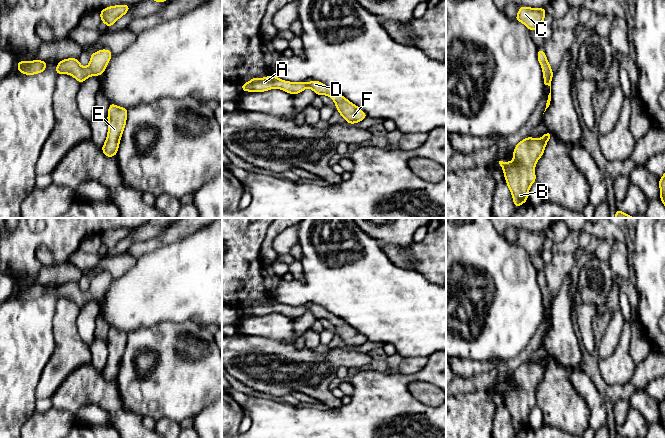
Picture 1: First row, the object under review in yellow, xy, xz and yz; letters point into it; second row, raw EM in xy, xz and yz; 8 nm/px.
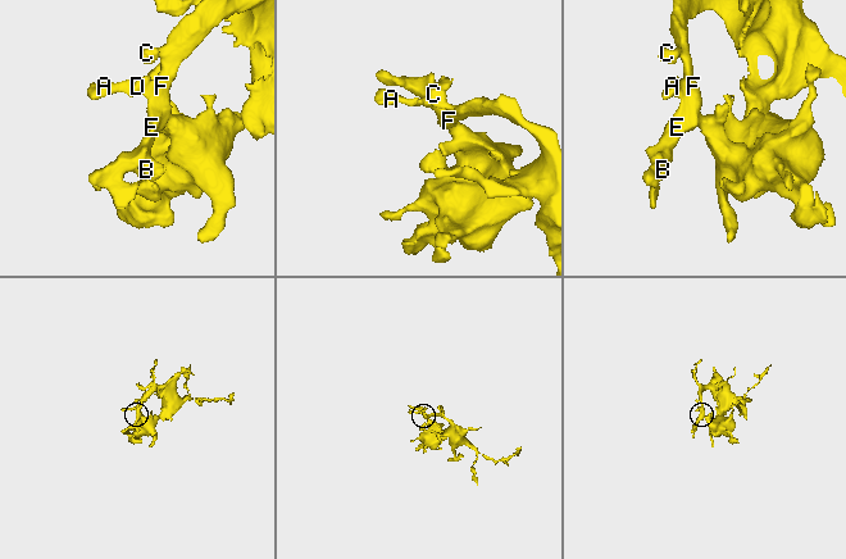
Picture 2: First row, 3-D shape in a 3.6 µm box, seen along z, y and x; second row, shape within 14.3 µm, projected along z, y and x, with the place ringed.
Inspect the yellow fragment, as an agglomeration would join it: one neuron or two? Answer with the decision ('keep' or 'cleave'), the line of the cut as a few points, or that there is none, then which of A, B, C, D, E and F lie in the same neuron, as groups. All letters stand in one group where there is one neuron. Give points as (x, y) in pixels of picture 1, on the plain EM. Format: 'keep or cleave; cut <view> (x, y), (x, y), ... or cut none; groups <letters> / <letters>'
keep; cut none; groups A B C D E F

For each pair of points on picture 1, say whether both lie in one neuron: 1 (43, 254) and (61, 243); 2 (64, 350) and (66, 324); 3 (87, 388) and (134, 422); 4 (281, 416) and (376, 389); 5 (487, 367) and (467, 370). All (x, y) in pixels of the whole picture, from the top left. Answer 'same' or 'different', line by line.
1: different
2: same
3: same
4: same
5: same

